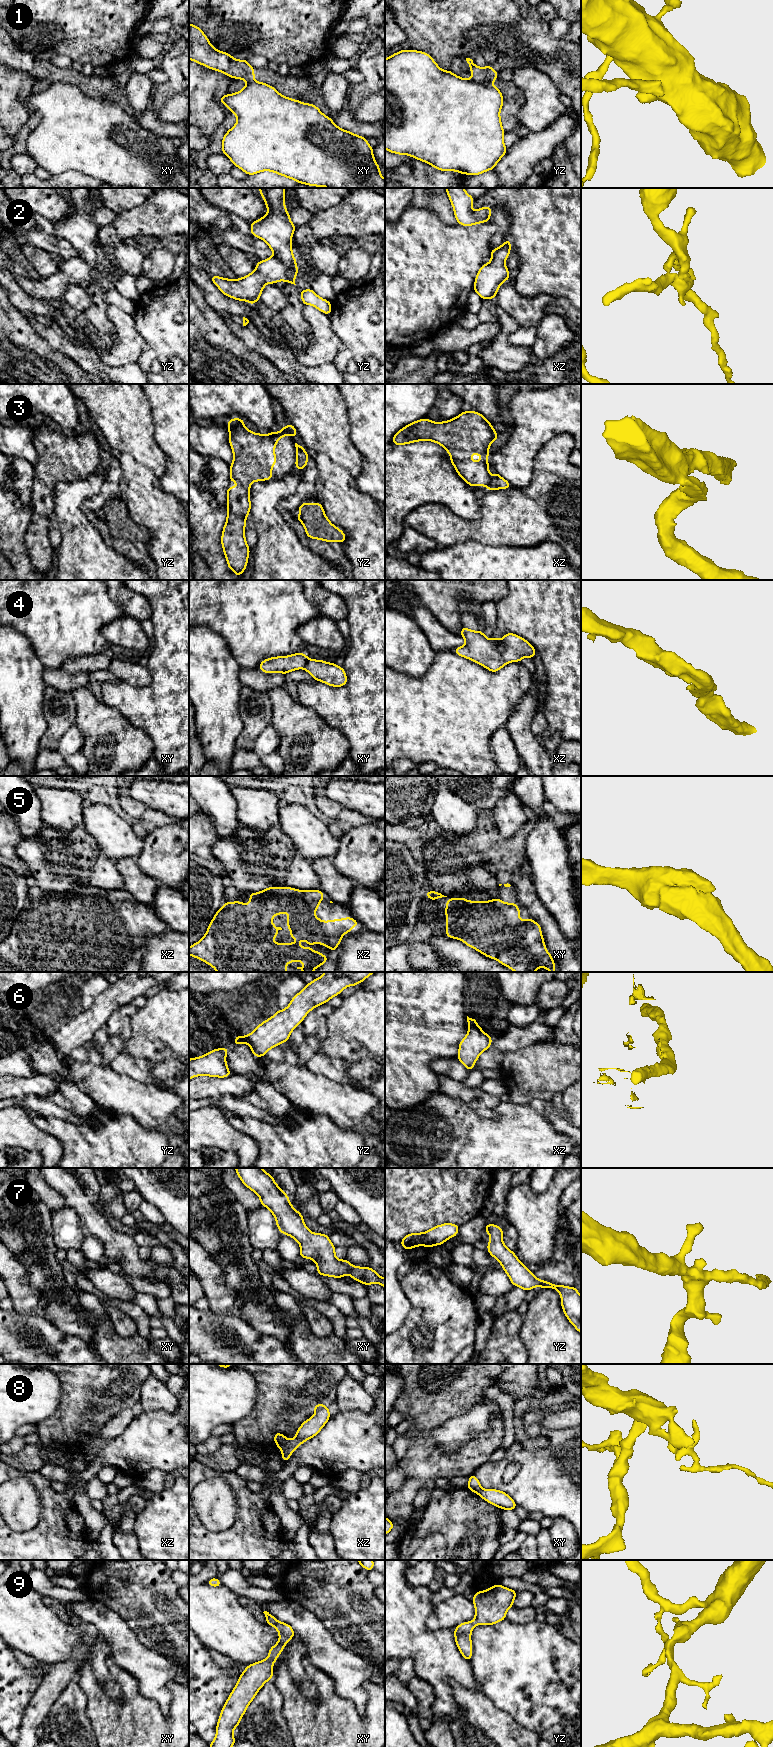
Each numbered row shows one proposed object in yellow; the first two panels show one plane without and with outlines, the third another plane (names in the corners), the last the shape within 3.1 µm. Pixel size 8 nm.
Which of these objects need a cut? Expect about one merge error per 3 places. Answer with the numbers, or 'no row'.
1, 3, 6, 8

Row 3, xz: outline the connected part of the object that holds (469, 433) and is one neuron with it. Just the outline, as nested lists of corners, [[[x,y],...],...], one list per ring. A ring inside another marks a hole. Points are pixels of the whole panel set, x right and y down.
[[[463,411],[457,417],[444,422],[433,422],[426,418],[411,422],[394,435],[392,443],[404,445],[418,441],[433,441],[443,446],[450,455],[450,462],[453,464],[458,475],[474,488],[476,485],[487,487],[490,483],[489,447],[496,439],[500,438],[493,426],[482,414],[476,411]],[[473,454],[480,455],[482,459],[478,462],[471,460],[470,457]]]

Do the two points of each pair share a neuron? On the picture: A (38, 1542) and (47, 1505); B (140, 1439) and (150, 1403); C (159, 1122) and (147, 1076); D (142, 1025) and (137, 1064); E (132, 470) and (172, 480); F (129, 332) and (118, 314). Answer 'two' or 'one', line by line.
A: one
B: two
C: two
D: two
E: two
F: one

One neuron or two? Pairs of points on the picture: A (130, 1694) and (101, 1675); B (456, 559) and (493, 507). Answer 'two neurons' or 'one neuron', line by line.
A: two neurons
B: two neurons

